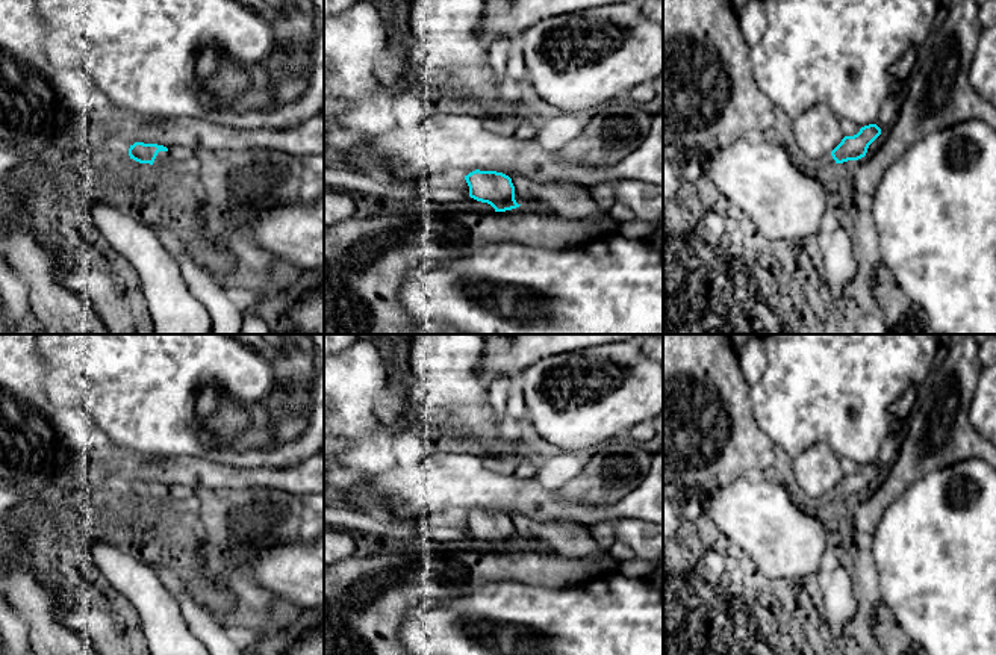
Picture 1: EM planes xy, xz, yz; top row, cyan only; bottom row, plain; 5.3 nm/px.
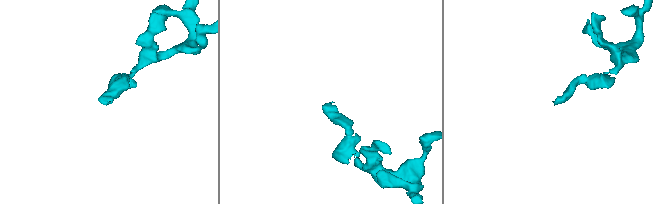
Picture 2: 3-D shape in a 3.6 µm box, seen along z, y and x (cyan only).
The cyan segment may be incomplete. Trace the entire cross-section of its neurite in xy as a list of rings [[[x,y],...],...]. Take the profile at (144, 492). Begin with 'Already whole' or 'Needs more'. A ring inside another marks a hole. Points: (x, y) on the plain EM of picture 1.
Needs more. [[[135,481],[129,487],[130,498],[139,502],[150,502],[156,507],[168,507],[168,487],[157,483]]]

